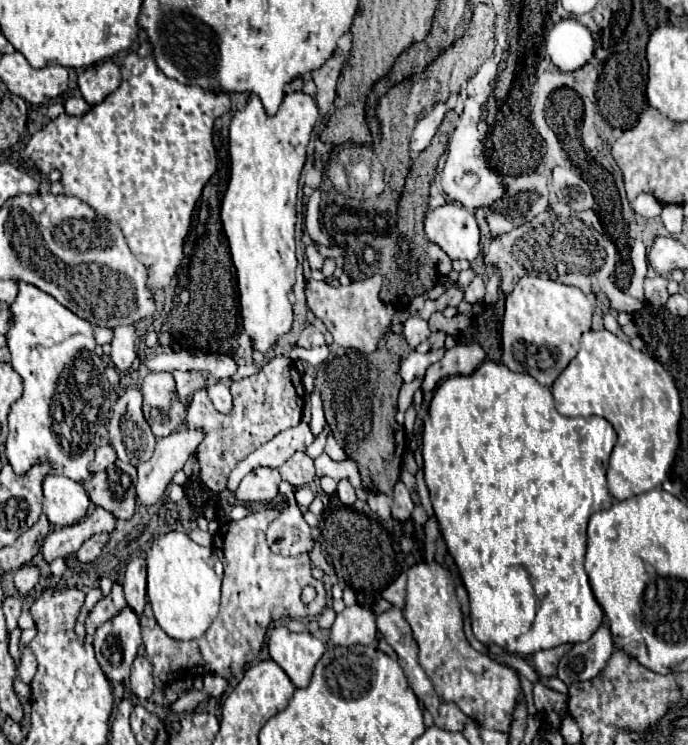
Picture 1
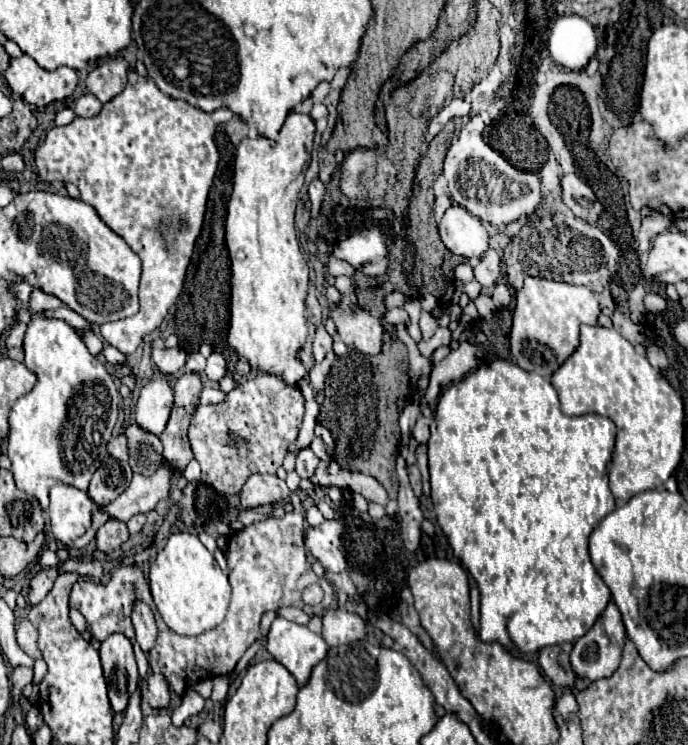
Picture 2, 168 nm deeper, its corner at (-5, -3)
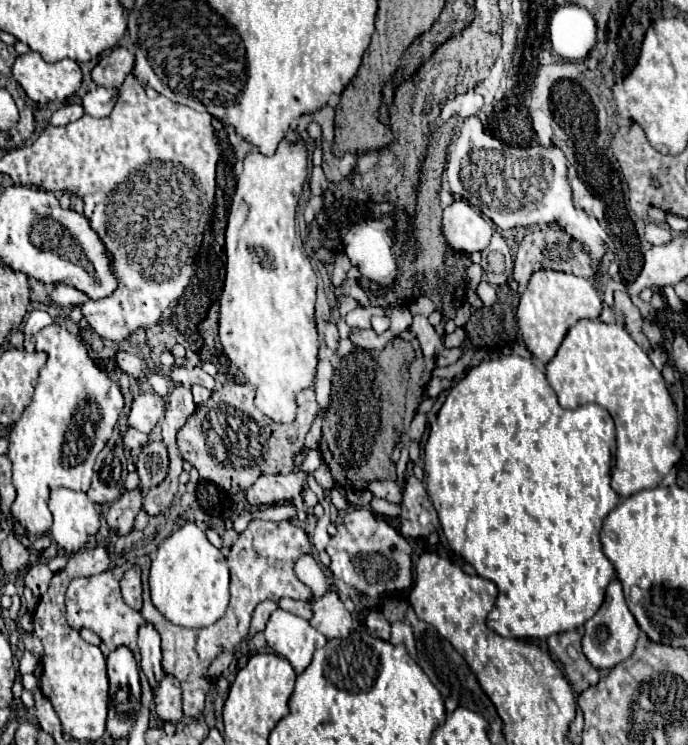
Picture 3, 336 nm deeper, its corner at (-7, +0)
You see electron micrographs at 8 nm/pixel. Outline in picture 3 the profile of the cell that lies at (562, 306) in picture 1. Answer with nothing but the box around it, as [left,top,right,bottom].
[518,269,602,365]

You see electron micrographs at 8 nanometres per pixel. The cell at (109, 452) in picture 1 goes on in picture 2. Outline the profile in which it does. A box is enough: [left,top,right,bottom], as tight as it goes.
[108,434,128,460]

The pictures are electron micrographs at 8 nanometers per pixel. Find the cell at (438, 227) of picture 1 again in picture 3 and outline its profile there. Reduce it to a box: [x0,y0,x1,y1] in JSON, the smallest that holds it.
[442,201,494,253]

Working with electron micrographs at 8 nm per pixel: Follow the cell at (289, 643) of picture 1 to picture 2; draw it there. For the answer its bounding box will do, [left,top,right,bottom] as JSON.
[266,618,328,686]

